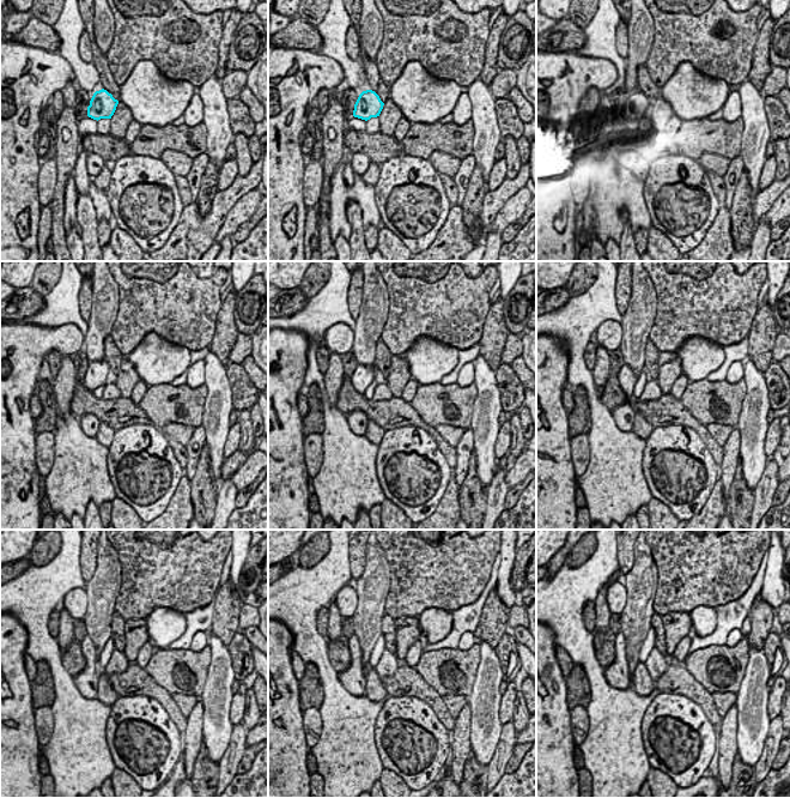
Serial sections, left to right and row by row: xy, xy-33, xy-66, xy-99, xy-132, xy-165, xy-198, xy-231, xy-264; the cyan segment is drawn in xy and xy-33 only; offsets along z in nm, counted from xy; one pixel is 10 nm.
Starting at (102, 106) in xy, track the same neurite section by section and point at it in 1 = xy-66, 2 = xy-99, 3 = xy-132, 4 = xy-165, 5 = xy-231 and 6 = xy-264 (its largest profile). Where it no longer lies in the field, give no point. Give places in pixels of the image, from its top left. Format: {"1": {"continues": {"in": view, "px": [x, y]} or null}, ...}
{"1": {"continues": {"in": "xy-66", "px": [637, 104]}}, "2": {"continues": {"in": "xy-99", "px": [99, 373]}}, "3": {"continues": {"in": "xy-132", "px": [360, 374]}}, "4": {"continues": {"in": "xy-165", "px": [626, 375]}}, "5": {"continues": {"in": "xy-231", "px": [354, 645]}}, "6": {"continues": {"in": "xy-264", "px": [620, 642]}}}

